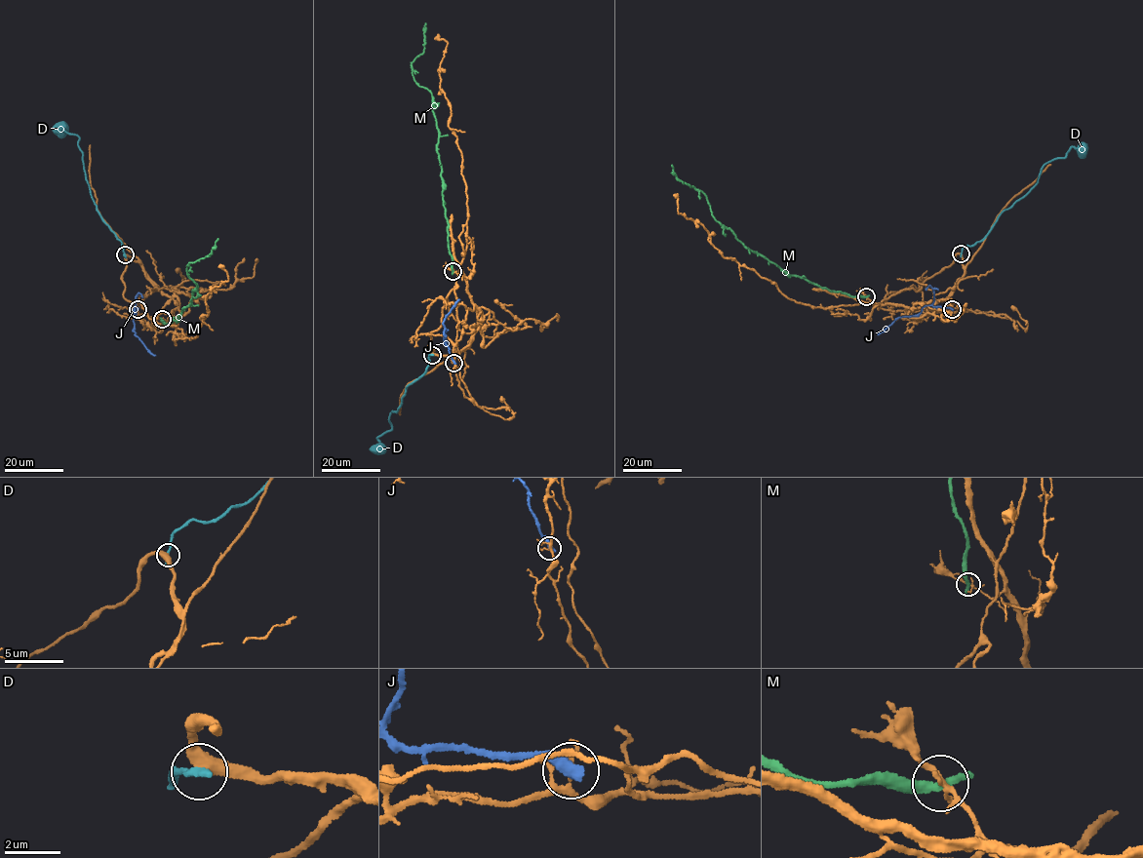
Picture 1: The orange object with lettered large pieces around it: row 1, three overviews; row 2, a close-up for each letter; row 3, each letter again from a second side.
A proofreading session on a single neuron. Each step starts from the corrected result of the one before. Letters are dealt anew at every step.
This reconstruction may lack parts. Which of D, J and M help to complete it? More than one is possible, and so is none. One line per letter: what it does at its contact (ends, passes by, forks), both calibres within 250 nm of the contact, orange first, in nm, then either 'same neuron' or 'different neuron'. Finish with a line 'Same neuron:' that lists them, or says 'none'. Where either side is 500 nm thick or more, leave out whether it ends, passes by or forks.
D: it ends there; 400 nm thick on the orange side, 360 nm on the other; different neuron
J: it ends there; 150 nm thick on the orange side, 480 nm on the other; different neuron
M: it ends there; 160 nm thick on the orange side, 400 nm on the other; different neuron
Same neuron: none

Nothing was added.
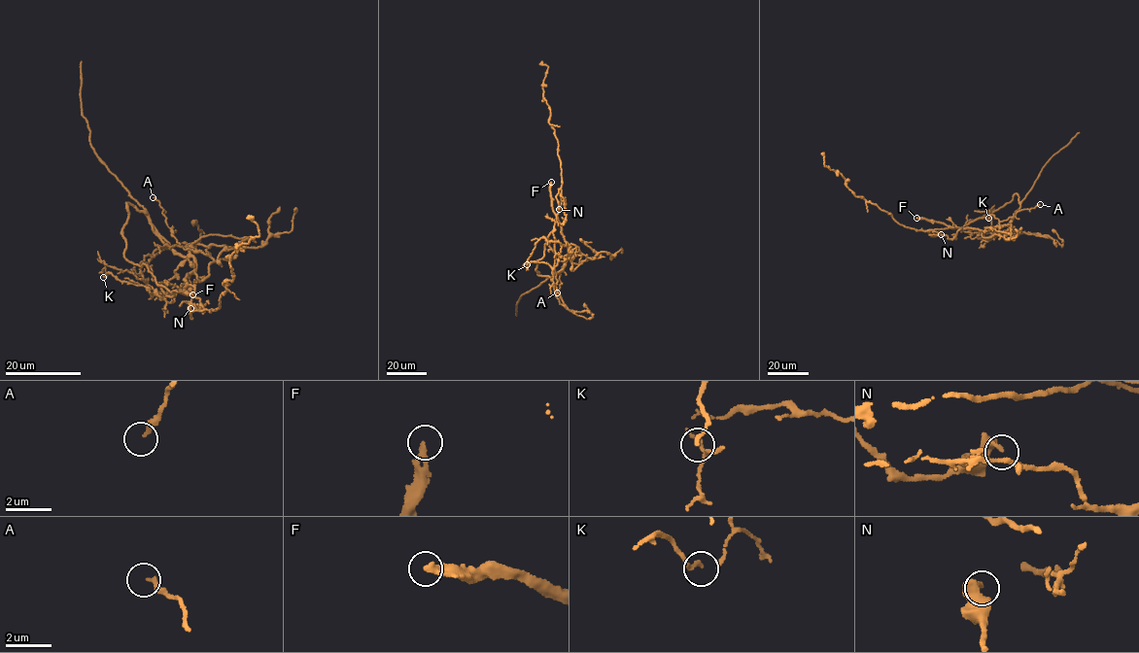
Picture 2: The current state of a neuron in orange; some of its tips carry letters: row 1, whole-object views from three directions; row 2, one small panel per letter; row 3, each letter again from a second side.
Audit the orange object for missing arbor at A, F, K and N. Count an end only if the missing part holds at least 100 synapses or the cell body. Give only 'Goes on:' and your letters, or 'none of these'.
Goes on: F

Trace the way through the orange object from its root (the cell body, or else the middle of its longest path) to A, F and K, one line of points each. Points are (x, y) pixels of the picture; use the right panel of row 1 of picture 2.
A: (949, 227), (991, 229), (1001, 226), (999, 222), (1018, 212), (1040, 204)
F: (949, 227), (916, 218)
K: (949, 227), (970, 235), (966, 223), (984, 216), (988, 218)

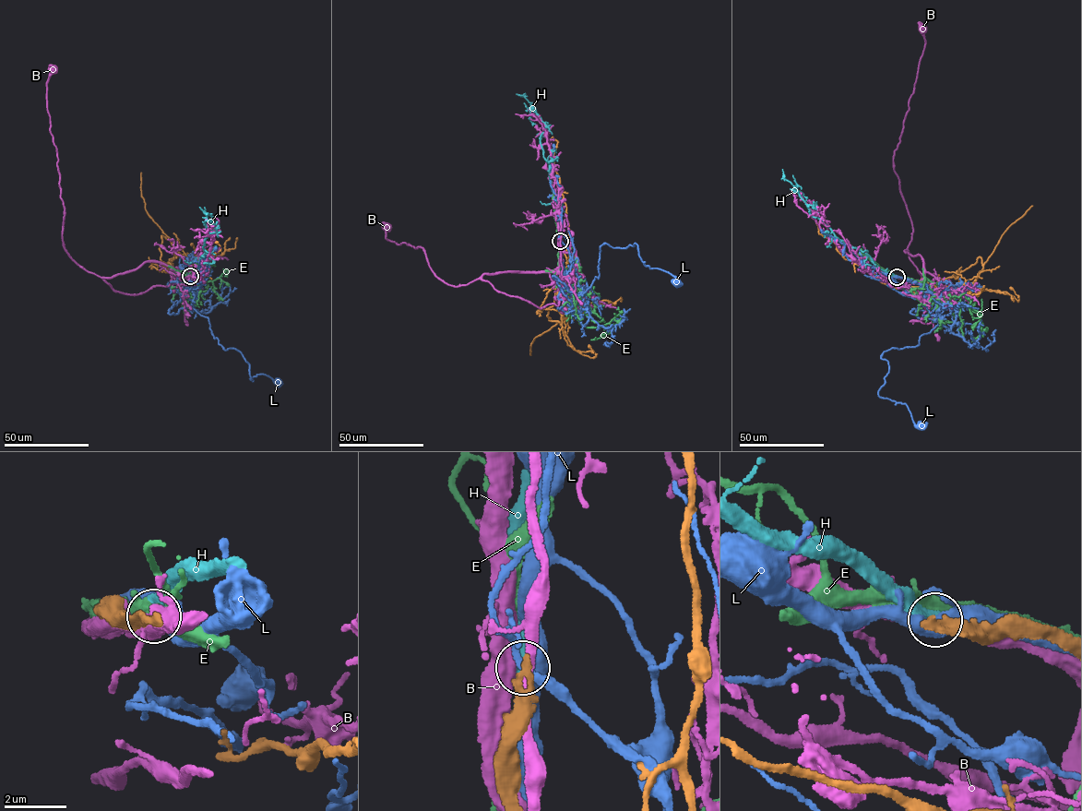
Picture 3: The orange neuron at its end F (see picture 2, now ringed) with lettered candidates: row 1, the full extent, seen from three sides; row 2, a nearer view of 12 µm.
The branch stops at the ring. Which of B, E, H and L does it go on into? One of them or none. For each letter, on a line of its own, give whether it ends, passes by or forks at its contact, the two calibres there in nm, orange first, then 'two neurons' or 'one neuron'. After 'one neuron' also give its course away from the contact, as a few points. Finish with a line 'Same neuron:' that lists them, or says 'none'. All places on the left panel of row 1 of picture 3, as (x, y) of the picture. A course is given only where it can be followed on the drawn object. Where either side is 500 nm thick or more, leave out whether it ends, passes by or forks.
B: it passes by; calibres 360 and 480 nm; two neurons
E: it passes by; calibres 400 and 360 nm; two neurons
H: it ends; calibres 320 and 440 nm; one neuron; course (190, 276), (196, 272), (196, 262), (204, 254), (207, 235), (216, 232), (212, 217), (203, 211), (208, 213)
L: it forks; calibres 400 and 400 nm; two neurons
Same neuron: H

